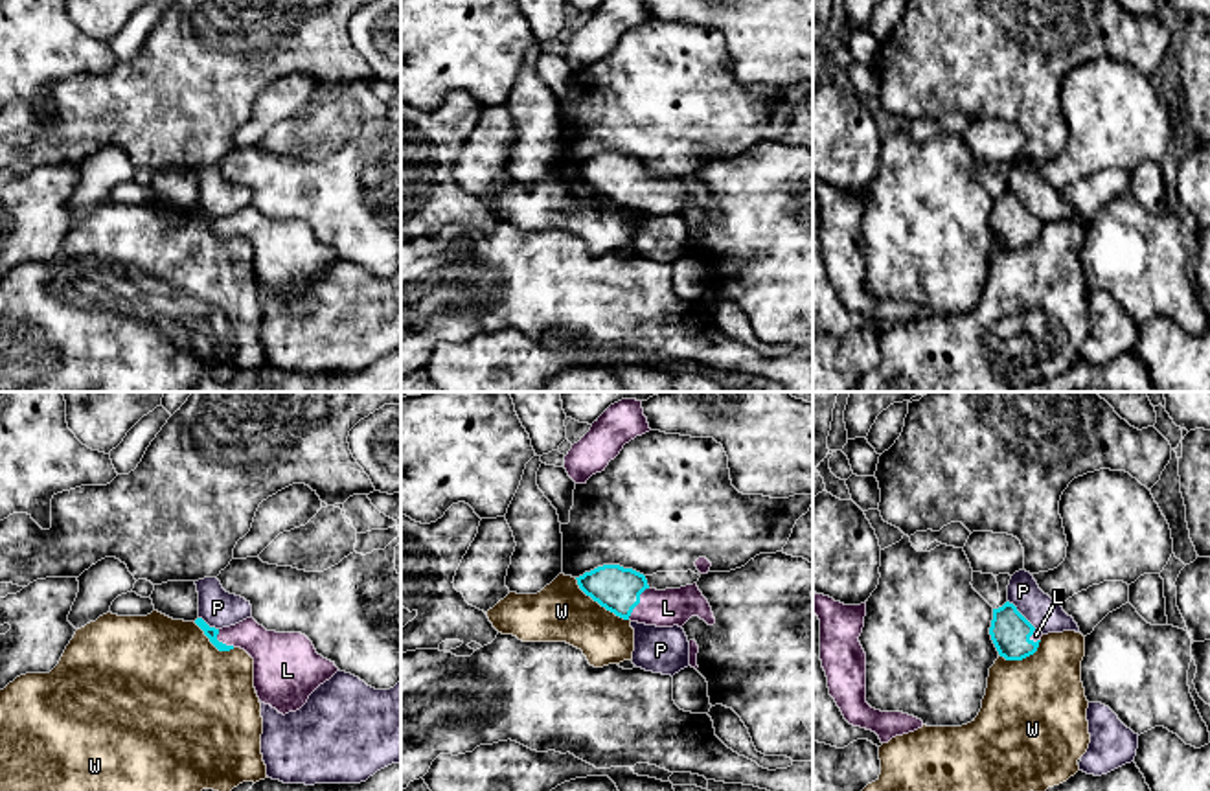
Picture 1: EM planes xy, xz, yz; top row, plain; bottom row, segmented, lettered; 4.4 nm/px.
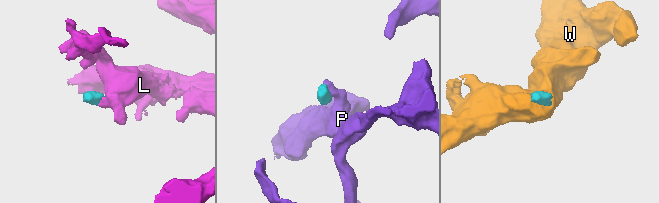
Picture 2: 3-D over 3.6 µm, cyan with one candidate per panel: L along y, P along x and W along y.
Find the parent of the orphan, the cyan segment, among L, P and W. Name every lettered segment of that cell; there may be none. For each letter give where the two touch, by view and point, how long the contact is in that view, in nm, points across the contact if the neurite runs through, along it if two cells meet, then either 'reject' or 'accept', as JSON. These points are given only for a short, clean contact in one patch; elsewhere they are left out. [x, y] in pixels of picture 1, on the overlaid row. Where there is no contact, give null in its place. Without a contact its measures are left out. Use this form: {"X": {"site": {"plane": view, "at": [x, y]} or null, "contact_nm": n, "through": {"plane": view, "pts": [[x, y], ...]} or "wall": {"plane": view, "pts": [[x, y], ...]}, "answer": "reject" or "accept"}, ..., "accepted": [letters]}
{"L": {"site": {"plane": "xz", "at": [639, 602]}, "contact_nm": 170, "through": {"plane": "xz", "pts": [[618, 589], [639, 602], [651, 607], [668, 607]]}, "answer": "accept"}, "P": {"site": {"plane": "yz", "at": [1021, 615]}, "contact_nm": 180, "wall": {"plane": "yz", "pts": [[1008, 600], [1036, 628]]}, "answer": "reject"}, "W": {"site": {"plane": "xz", "at": [600, 604]}, "contact_nm": 300, "wall": {"plane": "xz", "pts": [[574, 578], [587, 595], [627, 620]]}, "answer": "reject"}, "accepted": ["L"]}

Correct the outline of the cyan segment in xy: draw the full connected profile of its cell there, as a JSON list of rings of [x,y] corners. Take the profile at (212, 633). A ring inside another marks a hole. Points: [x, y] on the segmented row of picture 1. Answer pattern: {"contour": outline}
{"contour": [[[252,616],[223,629],[210,627],[202,618],[195,624],[219,651],[241,648],[254,659],[259,701],[283,716],[300,710],[338,671],[302,633],[267,631]]]}

